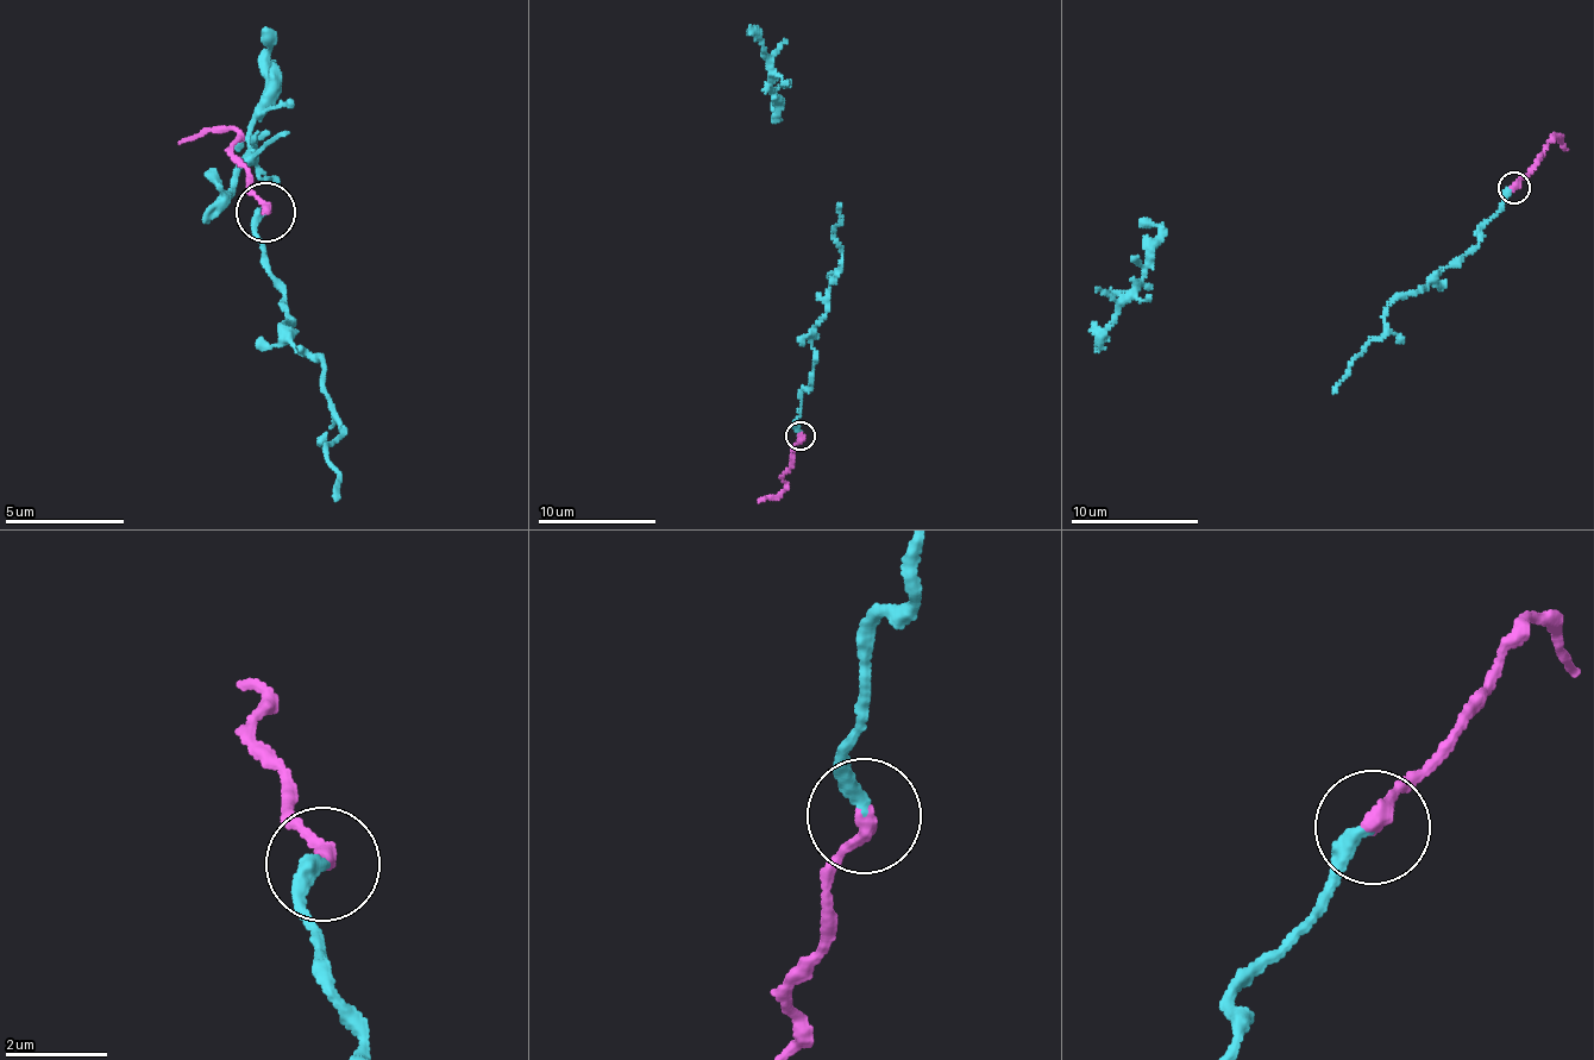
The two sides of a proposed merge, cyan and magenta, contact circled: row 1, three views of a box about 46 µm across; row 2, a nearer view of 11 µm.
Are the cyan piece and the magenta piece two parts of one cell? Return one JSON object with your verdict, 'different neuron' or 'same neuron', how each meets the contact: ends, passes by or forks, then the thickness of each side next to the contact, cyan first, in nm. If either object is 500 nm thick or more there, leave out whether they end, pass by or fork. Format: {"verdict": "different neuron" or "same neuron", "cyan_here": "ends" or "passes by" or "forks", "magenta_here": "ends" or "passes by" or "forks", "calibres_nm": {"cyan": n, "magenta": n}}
{"verdict": "same neuron", "cyan_here": "ends", "magenta_here": "ends", "calibres_nm": {"cyan": 300, "magenta": 320}}

